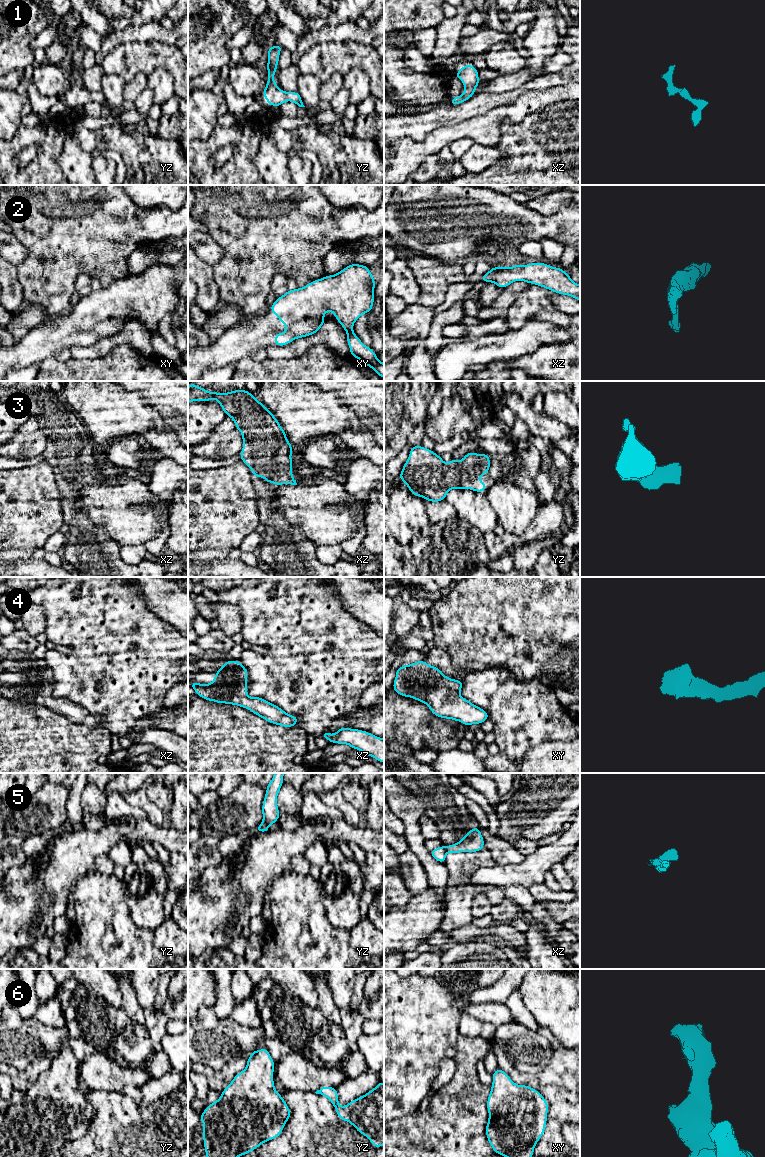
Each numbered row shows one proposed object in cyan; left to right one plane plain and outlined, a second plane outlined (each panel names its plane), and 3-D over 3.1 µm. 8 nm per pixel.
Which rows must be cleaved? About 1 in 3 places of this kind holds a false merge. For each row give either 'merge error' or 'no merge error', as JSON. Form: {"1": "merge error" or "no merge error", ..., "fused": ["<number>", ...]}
{"1": "no merge error", "2": "no merge error", "3": "no merge error", "4": "no merge error", "5": "merge error", "6": "no merge error", "fused": ["5"]}

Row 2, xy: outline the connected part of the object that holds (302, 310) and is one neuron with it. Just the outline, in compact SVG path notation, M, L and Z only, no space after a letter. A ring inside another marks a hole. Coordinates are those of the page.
M354 263L303 288L288 290L270 307L286 330L275 334L275 345L284 346L317 333L325 323L324 314L331 311L347 333L350 355L384 378L384 363L353 331L356 320L372 310L375 285L368 266Z

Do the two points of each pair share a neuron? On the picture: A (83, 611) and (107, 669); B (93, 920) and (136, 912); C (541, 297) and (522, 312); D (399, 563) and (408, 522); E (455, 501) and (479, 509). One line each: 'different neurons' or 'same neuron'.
A: same neuron
B: different neurons
C: same neuron
D: different neurons
E: same neuron

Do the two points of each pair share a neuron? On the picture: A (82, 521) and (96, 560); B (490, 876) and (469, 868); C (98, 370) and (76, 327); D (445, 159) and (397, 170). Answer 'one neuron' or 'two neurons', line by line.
A: one neuron
B: two neurons
C: two neurons
D: two neurons

